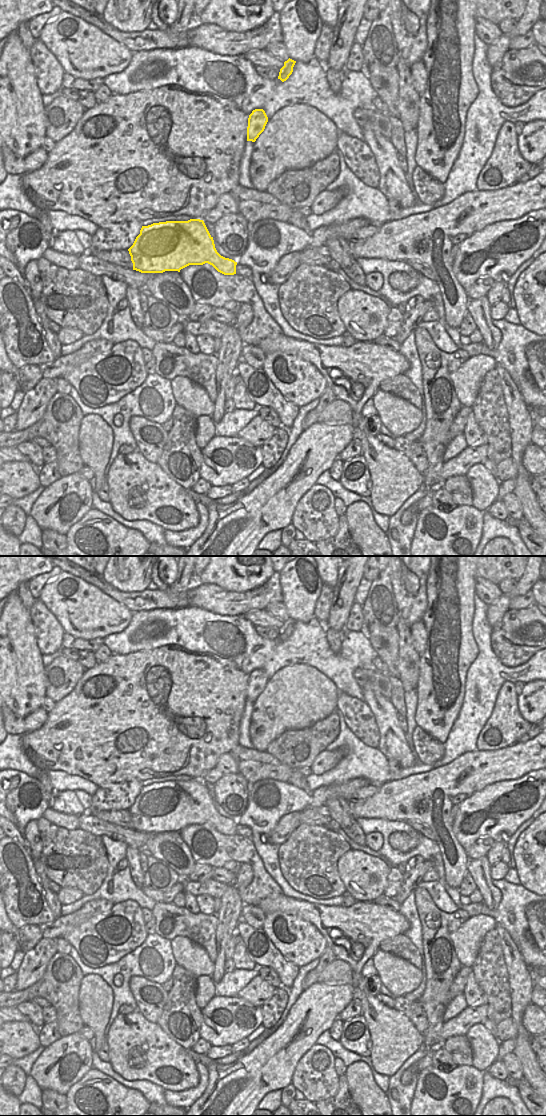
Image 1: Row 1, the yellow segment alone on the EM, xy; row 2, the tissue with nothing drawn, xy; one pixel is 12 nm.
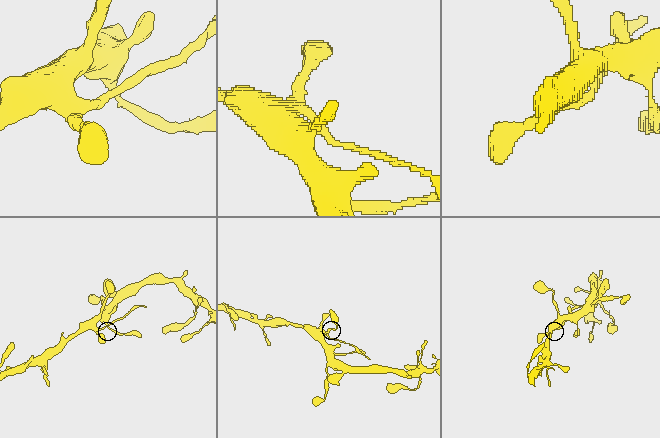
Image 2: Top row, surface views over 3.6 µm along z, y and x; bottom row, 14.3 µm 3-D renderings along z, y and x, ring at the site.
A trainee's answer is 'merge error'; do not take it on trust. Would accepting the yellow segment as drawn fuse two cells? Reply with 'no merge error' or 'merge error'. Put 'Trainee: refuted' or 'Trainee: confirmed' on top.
Trainee: confirmed
merge error

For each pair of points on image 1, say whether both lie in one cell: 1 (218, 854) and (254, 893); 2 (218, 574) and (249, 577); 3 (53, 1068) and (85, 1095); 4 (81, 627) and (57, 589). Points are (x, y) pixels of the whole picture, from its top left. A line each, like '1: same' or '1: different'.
1: same
2: same
3: different
4: same

